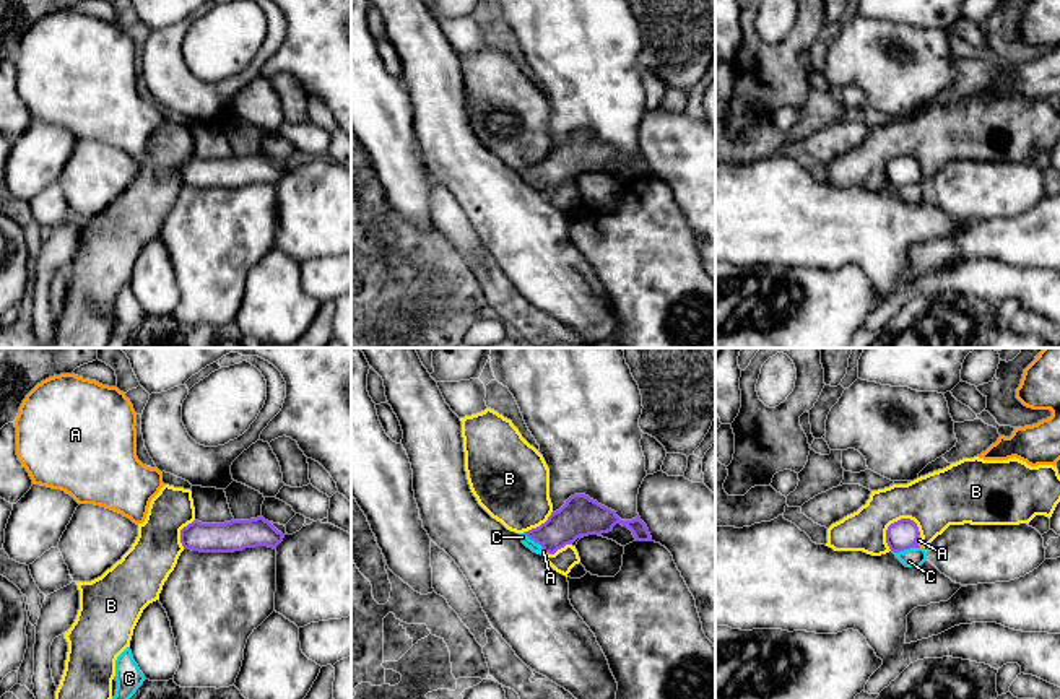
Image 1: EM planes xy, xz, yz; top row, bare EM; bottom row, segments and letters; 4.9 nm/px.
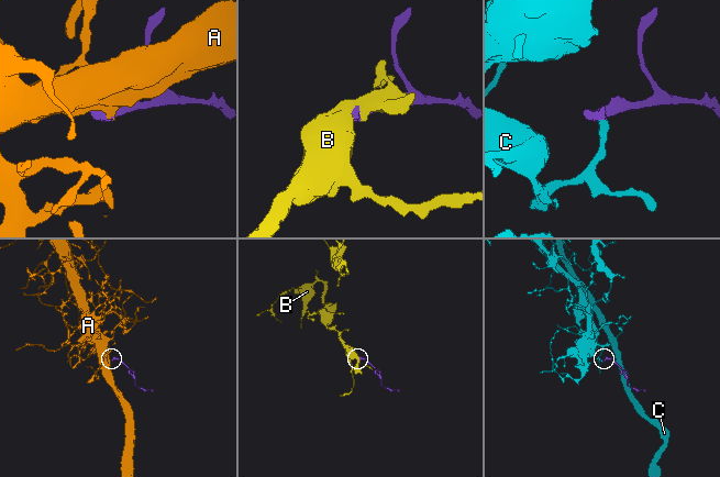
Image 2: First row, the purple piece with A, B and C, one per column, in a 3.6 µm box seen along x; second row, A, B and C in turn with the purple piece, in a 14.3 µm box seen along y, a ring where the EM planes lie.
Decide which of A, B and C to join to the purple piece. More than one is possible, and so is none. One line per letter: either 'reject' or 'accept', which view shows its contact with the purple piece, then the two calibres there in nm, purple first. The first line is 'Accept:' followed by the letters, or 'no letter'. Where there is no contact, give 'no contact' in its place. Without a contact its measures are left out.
Accept: A
A: accept | yz | 150/20 nm
B: reject | yz | 150/260 nm
C: reject | yz | 150/100 nm

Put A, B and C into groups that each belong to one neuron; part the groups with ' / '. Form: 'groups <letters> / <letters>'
groups A / B / C

